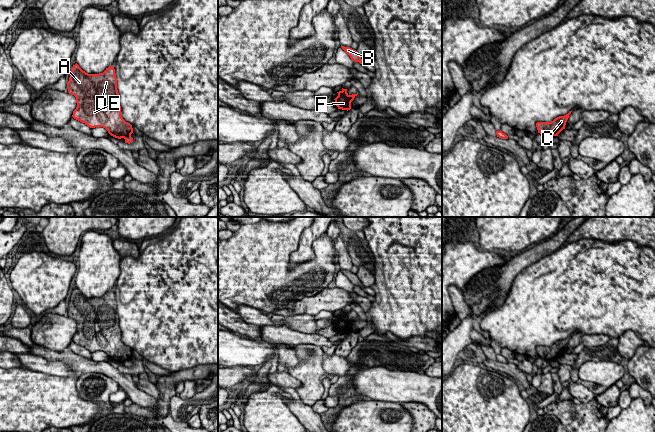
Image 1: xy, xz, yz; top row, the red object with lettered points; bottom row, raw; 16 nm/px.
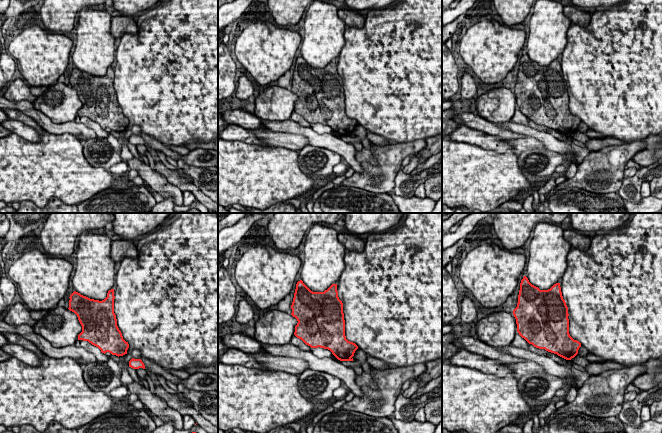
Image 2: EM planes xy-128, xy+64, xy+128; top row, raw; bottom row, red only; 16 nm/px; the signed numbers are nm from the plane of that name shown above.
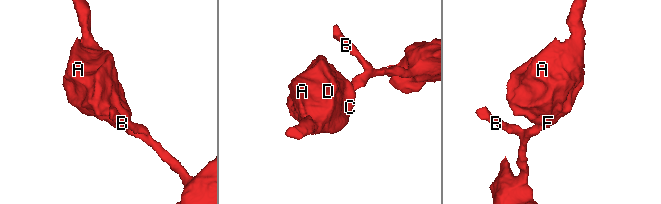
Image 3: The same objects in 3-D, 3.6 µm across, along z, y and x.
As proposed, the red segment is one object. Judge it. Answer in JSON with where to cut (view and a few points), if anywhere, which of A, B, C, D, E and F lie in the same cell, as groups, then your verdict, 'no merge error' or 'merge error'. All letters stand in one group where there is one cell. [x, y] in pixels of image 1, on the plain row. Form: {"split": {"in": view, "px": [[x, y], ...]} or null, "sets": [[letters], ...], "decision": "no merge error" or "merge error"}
{"split": {"in": "xy", "px": [[130, 358], [124, 362]]}, "sets": [["A", "C", "D", "E", "F"], ["B"]], "decision": "merge error"}

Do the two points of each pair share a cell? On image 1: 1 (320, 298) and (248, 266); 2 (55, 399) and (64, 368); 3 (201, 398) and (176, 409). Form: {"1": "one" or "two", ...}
{"1": "two", "2": "two", "3": "one"}

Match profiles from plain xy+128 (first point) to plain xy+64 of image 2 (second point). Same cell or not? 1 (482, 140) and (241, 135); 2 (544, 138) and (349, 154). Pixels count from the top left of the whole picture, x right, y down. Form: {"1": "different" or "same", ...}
{"1": "same", "2": "same"}

